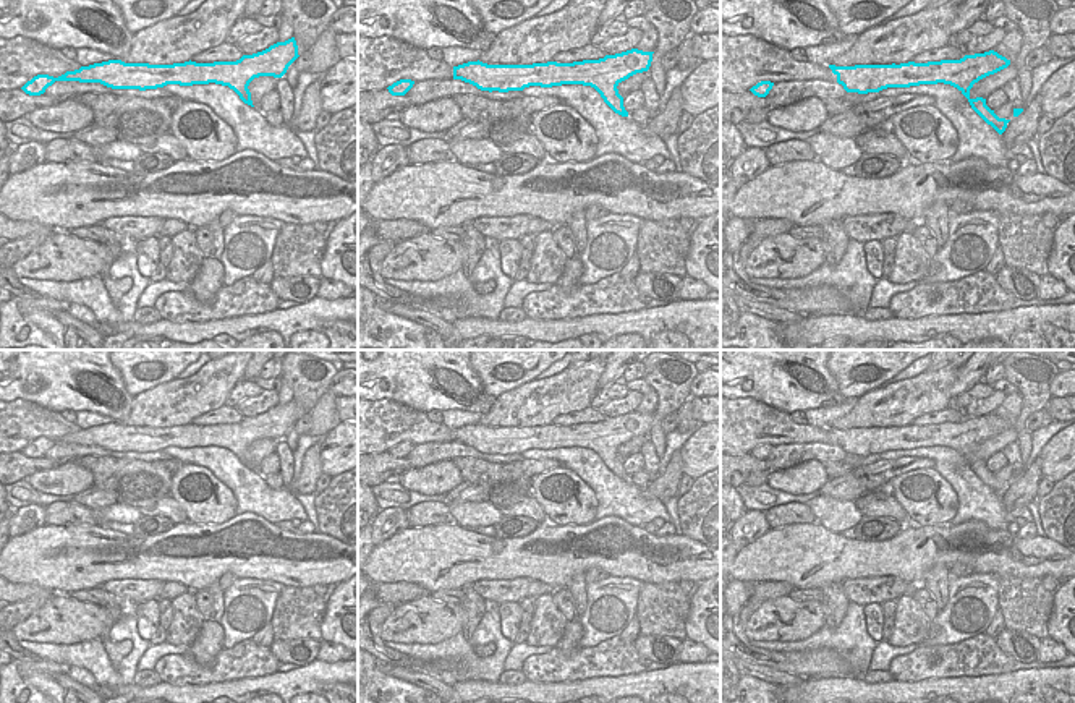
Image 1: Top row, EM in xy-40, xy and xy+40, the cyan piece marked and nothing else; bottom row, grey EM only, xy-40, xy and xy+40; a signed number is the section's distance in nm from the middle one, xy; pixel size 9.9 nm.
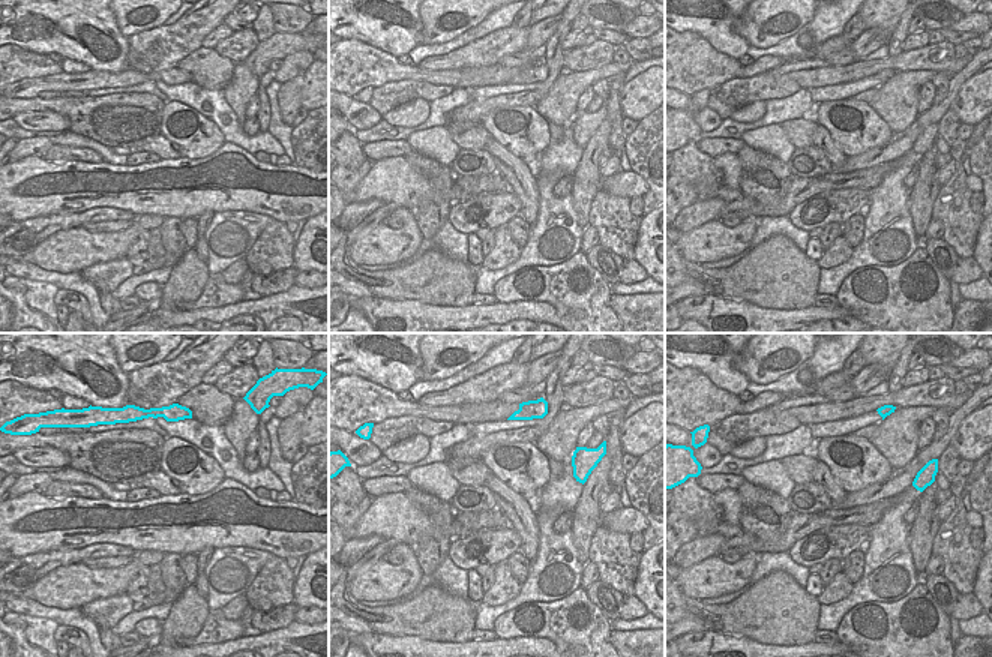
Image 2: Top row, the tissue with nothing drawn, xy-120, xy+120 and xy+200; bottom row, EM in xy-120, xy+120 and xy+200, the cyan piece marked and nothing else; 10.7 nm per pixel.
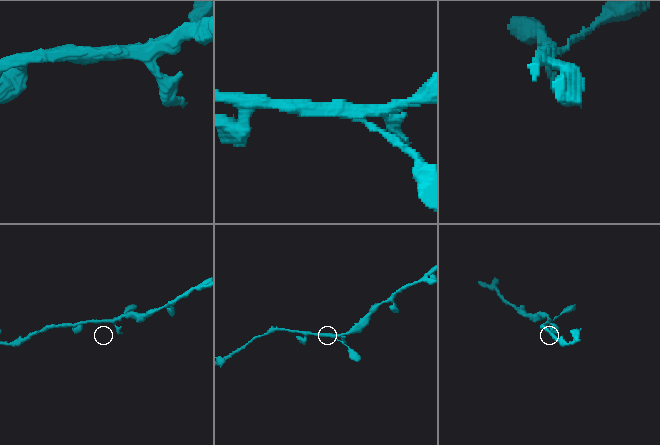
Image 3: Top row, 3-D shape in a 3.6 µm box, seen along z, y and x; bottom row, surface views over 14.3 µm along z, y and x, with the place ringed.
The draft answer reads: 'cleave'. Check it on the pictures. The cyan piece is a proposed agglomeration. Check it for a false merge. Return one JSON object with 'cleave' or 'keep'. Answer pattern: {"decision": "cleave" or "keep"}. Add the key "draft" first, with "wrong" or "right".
{"draft": "wrong", "decision": "keep"}

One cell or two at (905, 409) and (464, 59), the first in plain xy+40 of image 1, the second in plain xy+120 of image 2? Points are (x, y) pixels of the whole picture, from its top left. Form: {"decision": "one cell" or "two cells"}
{"decision": "one cell"}

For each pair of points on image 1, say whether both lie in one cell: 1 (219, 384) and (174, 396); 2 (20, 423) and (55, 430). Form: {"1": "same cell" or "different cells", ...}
{"1": "same cell", "2": "same cell"}

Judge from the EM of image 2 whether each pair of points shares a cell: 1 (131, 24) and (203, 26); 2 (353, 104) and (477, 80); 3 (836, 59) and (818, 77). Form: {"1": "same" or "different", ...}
{"1": "different", "2": "different", "3": "different"}

